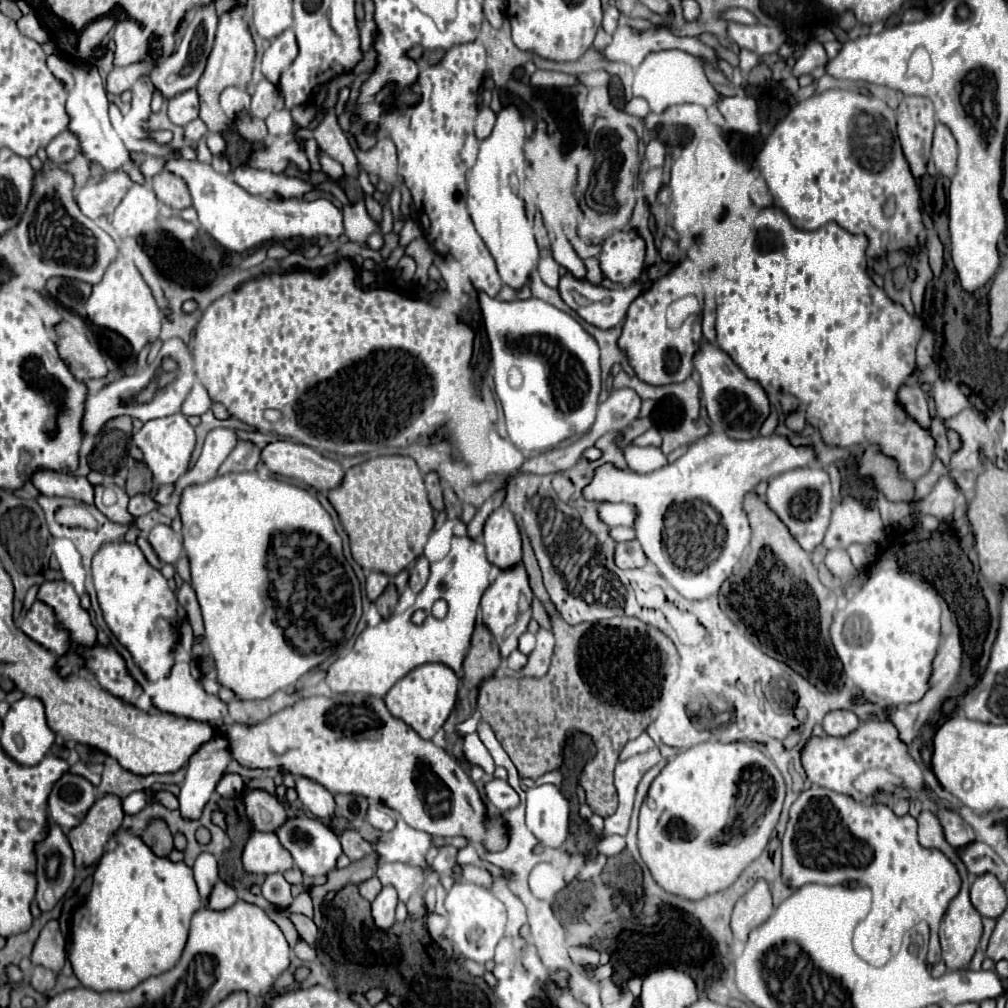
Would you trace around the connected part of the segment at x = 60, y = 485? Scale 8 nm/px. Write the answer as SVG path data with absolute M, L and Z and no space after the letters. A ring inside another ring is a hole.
M37 472L31 480L45 496L67 496L85 504L95 504L95 486L81 476L63 472Z

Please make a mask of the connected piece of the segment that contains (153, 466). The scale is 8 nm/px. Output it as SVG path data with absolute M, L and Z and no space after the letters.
M183 414L147 420L143 428L133 434L131 440L143 452L143 460L153 472L155 484L173 484L189 470L189 462L195 450L195 432Z

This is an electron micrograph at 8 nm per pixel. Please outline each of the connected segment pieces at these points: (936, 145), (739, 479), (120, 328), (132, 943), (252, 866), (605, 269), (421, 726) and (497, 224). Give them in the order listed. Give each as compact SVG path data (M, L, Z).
M937 122L935 132L933 132L933 148L931 148L931 156L933 162L939 170L939 174L951 178L955 174L955 166L957 166L957 144L955 138L951 134L951 130Z
M723 432L709 434L677 458L675 462L651 472L637 474L631 470L615 470L611 462L595 468L591 482L583 488L583 498L589 502L625 502L635 508L635 532L643 546L649 562L659 570L659 574L687 600L707 600L717 596L721 584L733 574L735 564L749 544L751 528L747 514L743 514L743 498L747 490L753 490L761 480L771 480L775 474L809 466L815 462L811 448L795 448L783 436L759 436L751 440L733 440Z
M117 256L111 266L107 266L103 280L93 286L93 292L85 304L87 318L101 326L117 332L123 336L135 352L139 352L145 344L151 344L159 338L159 326L161 326L161 310L153 298L151 288L143 280L141 272L133 264L133 260L125 256Z
M119 830L97 862L91 894L77 908L75 916L71 916L71 948L67 958L73 966L73 974L91 990L131 990L139 982L171 970L183 954L191 916L199 908L201 896L197 892L193 870L185 862L159 858L133 830Z
M253 832L243 850L243 866L251 874L273 874L291 868L293 860L273 832Z
M635 228L619 230L603 242L601 272L617 284L637 282L645 266L645 240Z
M423 664L403 676L385 696L389 712L411 726L421 738L431 738L447 720L457 698L457 676L445 664Z
M503 106L497 114L495 128L487 140L479 144L477 162L471 168L471 176L467 180L467 208L469 216L495 258L501 280L513 290L521 290L529 284L531 270L539 262L539 248L533 238L533 226L525 216L523 202L523 182L525 182L525 146L527 134L523 118L517 106Z

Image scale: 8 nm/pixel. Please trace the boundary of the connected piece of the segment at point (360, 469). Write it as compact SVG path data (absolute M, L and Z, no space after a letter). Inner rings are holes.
M379 456L347 470L341 484L327 494L331 506L337 510L343 530L351 542L353 560L365 570L377 570L387 576L399 574L423 552L423 546L433 530L433 508L425 494L423 474L409 456Z

